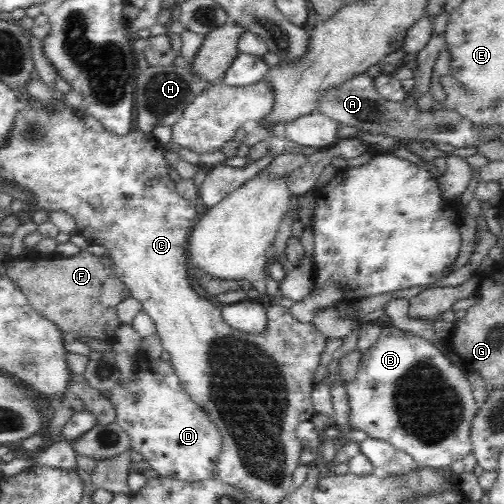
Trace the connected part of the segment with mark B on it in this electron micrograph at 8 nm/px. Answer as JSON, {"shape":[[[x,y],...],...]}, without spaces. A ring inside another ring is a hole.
{"shape":[[[383,322],[380,340],[363,354],[358,376],[356,376],[356,379],[348,381],[345,387],[349,396],[349,408],[351,408],[349,410],[349,419],[352,423],[352,427],[357,431],[364,431],[369,438],[384,440],[392,447],[406,452],[406,454],[409,454],[414,459],[417,467],[446,470],[452,462],[462,460],[466,454],[472,452],[472,421],[476,416],[477,407],[474,402],[474,395],[472,394],[472,385],[468,380],[465,370],[446,349],[444,350],[439,346],[436,347],[434,344],[430,344],[428,340],[420,338],[420,336],[413,336],[409,333],[405,333],[401,329],[390,328],[390,330],[388,330],[388,328],[385,328],[385,322]]]}

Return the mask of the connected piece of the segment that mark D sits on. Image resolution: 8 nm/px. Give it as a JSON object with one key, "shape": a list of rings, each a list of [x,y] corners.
{"shape":[[[141,350],[132,358],[132,364],[134,380],[125,387],[112,387],[109,401],[116,409],[115,422],[130,436],[134,456],[148,460],[161,477],[198,482],[213,479],[221,439],[208,413],[188,397],[168,361],[151,360]]]}

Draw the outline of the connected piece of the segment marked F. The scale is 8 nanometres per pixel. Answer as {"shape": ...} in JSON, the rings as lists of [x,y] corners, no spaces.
{"shape":[[[83,249],[80,253],[73,255],[71,257],[62,257],[62,258],[49,258],[46,260],[25,260],[7,257],[3,260],[8,263],[6,266],[7,275],[18,285],[20,291],[24,293],[27,297],[28,303],[34,312],[38,315],[41,315],[43,318],[46,318],[48,321],[51,321],[60,331],[65,335],[72,337],[78,337],[78,339],[84,339],[84,341],[96,341],[98,343],[106,344],[110,336],[116,336],[116,332],[122,328],[122,321],[118,319],[118,304],[123,302],[130,296],[128,288],[125,287],[125,284],[116,276],[116,273],[113,271],[113,264],[111,258],[104,254],[102,256],[94,256],[91,252],[88,252],[86,249]]]}

